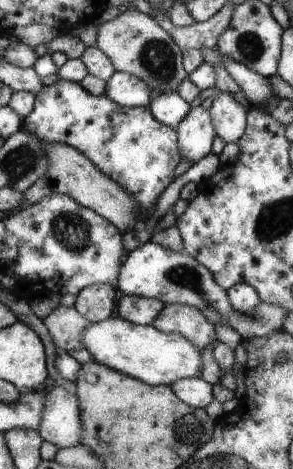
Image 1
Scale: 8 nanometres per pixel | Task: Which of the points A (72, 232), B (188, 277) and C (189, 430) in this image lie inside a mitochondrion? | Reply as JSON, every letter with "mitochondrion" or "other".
{"A":"mitochondrion","B":"mitochondrion","C":"mitochondrion"}

